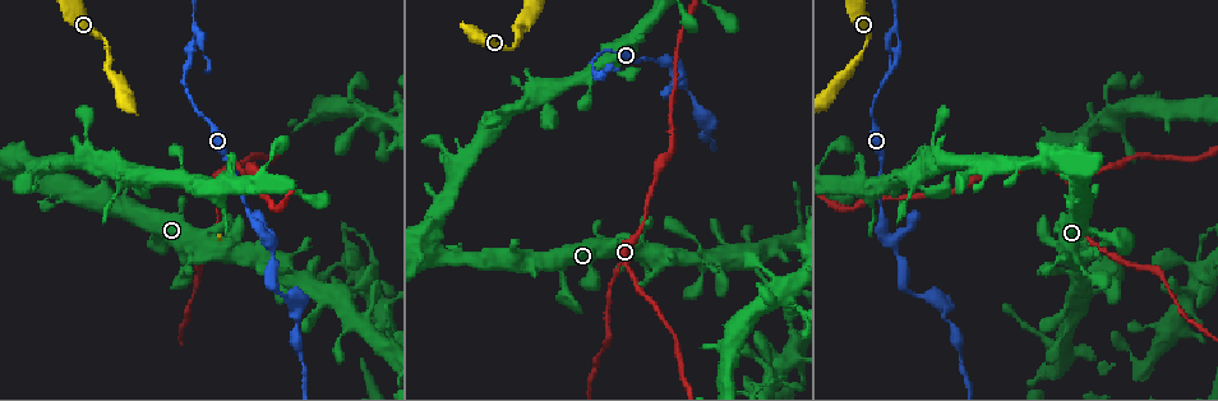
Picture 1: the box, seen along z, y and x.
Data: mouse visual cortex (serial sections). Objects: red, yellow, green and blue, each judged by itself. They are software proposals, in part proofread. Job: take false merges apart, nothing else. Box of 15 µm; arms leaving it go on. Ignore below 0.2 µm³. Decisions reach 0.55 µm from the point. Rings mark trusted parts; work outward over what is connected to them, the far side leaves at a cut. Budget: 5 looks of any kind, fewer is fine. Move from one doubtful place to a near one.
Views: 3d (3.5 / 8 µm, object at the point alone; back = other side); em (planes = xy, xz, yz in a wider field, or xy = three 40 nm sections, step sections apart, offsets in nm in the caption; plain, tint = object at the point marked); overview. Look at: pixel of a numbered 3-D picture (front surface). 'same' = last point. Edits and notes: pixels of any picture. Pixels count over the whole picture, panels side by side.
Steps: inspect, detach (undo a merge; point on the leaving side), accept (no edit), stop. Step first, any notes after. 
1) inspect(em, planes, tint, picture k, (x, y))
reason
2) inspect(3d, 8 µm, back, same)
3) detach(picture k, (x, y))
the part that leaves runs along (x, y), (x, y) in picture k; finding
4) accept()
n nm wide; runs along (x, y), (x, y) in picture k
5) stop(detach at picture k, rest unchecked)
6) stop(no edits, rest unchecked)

inspect(em, xy, step 5, tint, picture 1, (216, 207))
thick turns thin

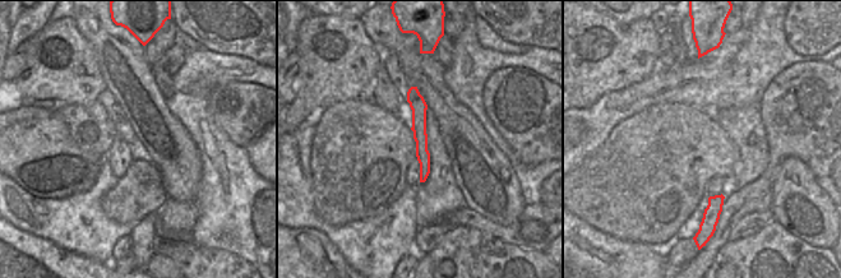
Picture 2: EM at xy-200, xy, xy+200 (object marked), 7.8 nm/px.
inspect(3d, 3.5 µm, same)
see where the arms go

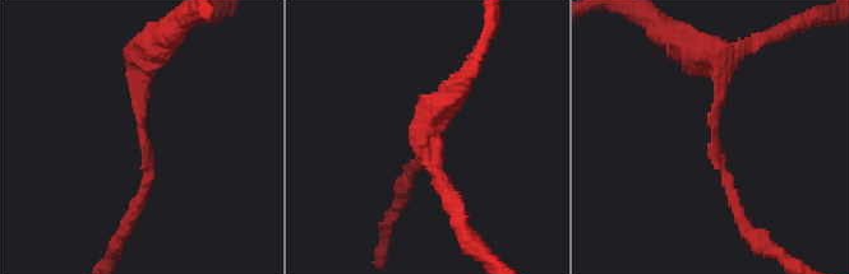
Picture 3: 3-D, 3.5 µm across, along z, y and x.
accept()
runs along (414, 89), (423, 177) in picture 2; one cell here

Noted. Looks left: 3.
inspect(em, xy, step 2, tint, picture 1, (796, 242))
abrupt turn

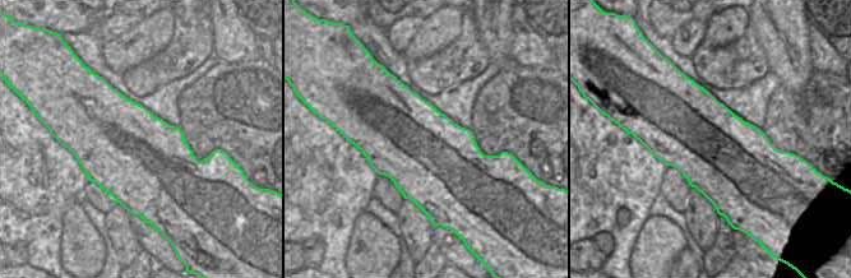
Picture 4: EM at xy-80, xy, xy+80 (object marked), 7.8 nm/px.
inspect(3d, 3.5 µm, same)

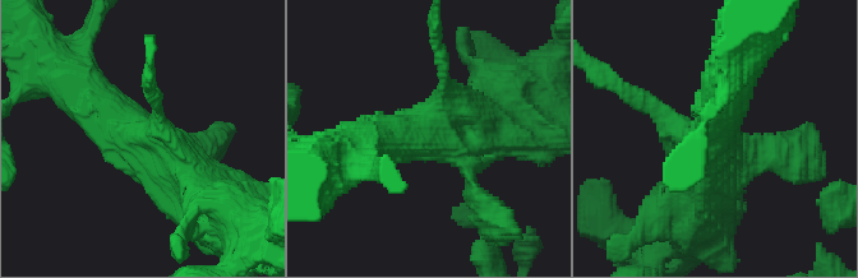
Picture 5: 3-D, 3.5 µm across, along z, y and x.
accept()
runs along (73, 82), (179, 171), (190, 199) in picture 5; all the same cell

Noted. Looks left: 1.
stop(no edits, rest unchecked)

